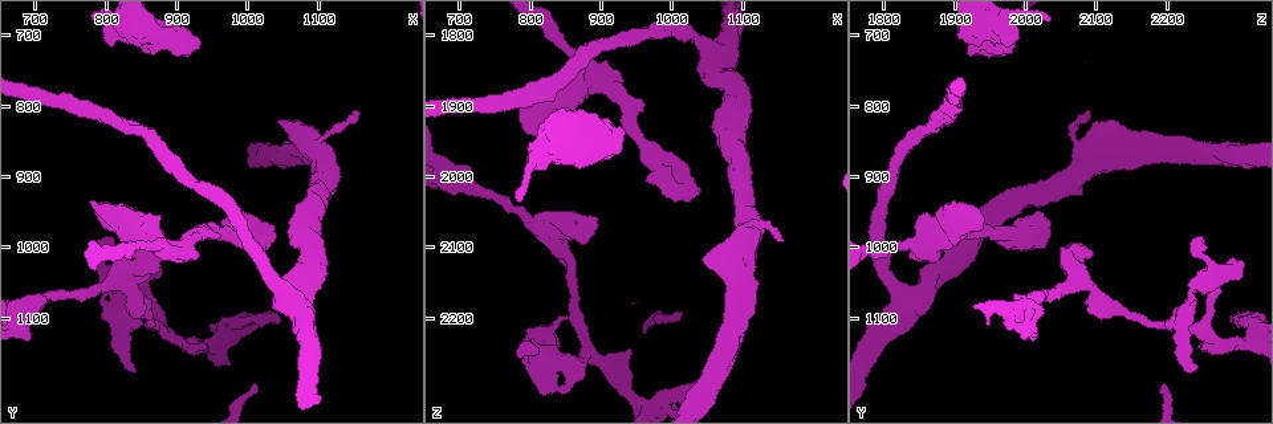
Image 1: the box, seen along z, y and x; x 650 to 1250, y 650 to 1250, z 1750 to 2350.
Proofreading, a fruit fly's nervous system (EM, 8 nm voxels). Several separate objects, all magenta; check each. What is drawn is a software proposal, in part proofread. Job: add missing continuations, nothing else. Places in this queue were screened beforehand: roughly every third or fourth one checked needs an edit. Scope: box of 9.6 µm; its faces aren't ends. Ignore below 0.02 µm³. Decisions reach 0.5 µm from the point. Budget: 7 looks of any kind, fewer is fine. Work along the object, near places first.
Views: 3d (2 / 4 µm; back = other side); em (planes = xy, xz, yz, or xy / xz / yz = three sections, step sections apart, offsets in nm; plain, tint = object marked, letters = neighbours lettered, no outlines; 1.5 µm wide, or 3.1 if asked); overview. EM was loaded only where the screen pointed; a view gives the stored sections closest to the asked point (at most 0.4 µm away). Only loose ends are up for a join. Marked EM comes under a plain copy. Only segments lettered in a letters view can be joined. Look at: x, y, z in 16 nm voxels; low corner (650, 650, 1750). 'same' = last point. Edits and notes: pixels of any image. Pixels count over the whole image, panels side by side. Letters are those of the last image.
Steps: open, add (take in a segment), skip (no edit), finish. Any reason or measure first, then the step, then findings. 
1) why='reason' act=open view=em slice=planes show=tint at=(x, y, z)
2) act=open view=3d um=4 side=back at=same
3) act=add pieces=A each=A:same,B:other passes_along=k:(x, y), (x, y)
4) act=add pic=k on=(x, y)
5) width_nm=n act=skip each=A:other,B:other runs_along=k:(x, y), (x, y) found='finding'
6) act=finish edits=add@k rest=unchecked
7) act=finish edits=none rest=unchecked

why='an open end' act=open view=3d um=2 at=(690, 1130, 2010)

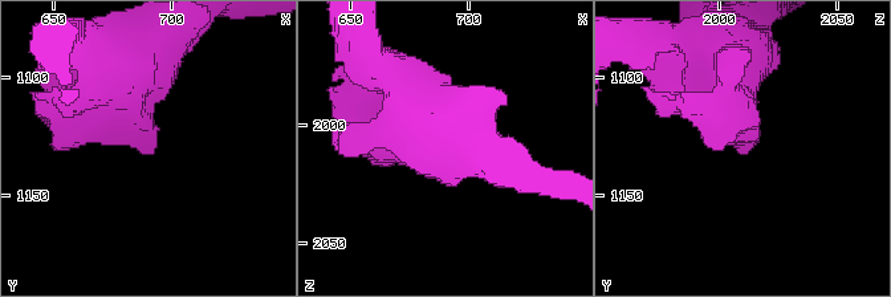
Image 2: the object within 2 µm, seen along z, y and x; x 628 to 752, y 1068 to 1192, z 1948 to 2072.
why='now the EM' act=open view=em slice=yz step=8 show=tint at=(691, 1129, 2016)

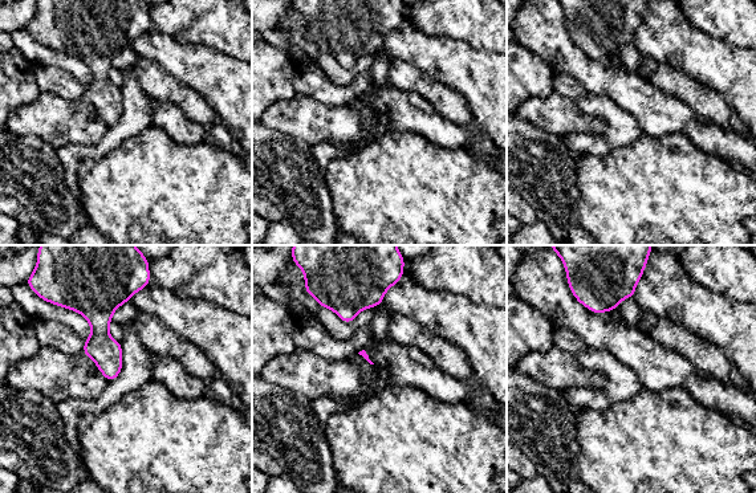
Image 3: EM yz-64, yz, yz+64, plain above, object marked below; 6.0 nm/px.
why='cut it another way' act=open view=em slice=xz step=4 show=letters at=same

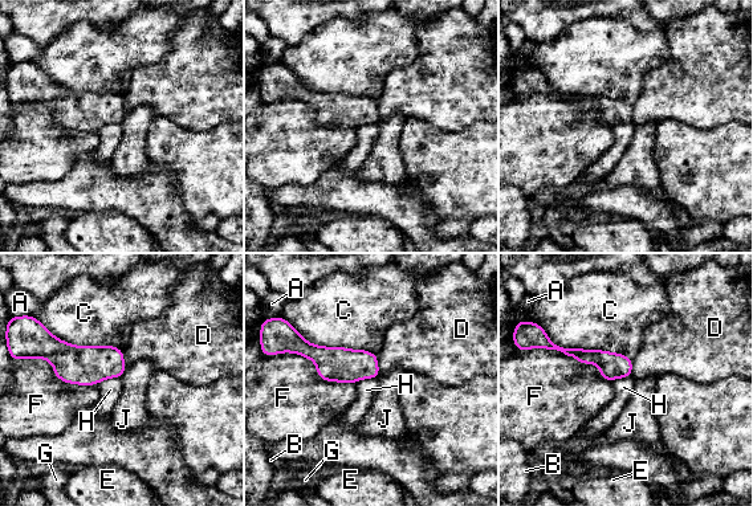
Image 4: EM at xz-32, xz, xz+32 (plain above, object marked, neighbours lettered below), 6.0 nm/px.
width_nm=170 longest_contact=C:550nm act=skip each=A:other,B:other,C:other,D:other,E:other,F:other,G:other,H:other,J:other found='none of them fits'

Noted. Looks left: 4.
why='branch stops here' act=open view=3d um=2 at=(835, 1175, 2240)

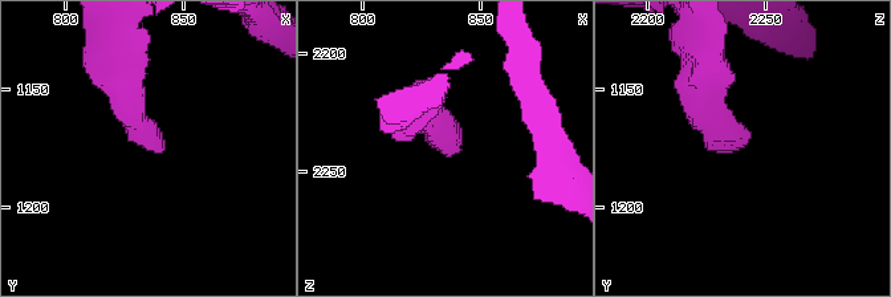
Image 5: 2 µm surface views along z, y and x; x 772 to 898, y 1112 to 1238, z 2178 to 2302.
why='now the EM' act=open view=em slice=xy step=4 show=letters at=(838, 1170, 2244)

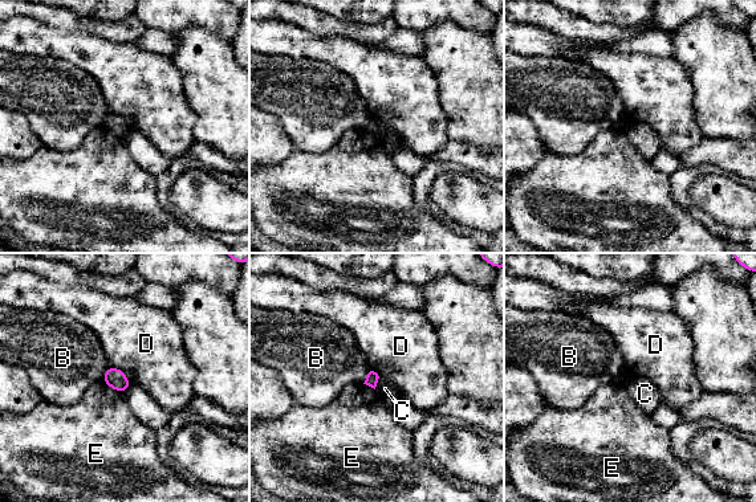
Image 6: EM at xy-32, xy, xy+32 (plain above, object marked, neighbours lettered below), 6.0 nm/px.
act=skip each=B:other,C:other,D:other,E:other border=6:(379, 376), (374, 388) found='none of them fits'

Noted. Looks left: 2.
why='an open end' act=open view=em um=3.1 slice=xy step=8 show=tint at=(1050, 815, 2120)

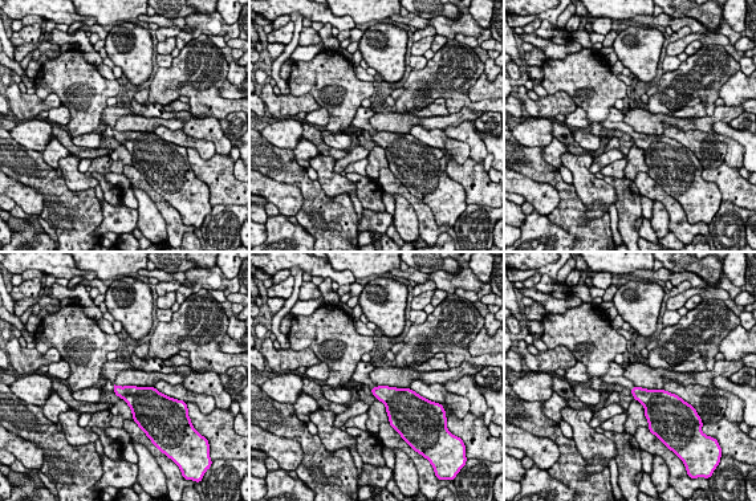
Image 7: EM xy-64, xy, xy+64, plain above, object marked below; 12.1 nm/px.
act=open view=em um=3.1 slice=xy step=8 show=letters at=same

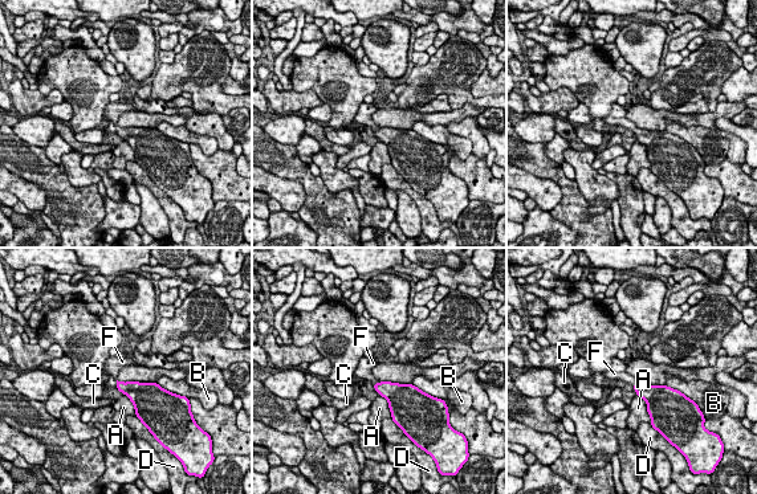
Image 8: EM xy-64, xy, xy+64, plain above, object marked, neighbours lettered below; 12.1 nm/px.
longest_contact=A:340nm act=add pieces=F each=A:other,B:other,C:other,D:other,F:same passes_along=8:(394, 392), (377, 383), (363, 371) found='it goes on there'

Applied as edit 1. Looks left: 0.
act=finish edits=add@8 rest=unchecked

